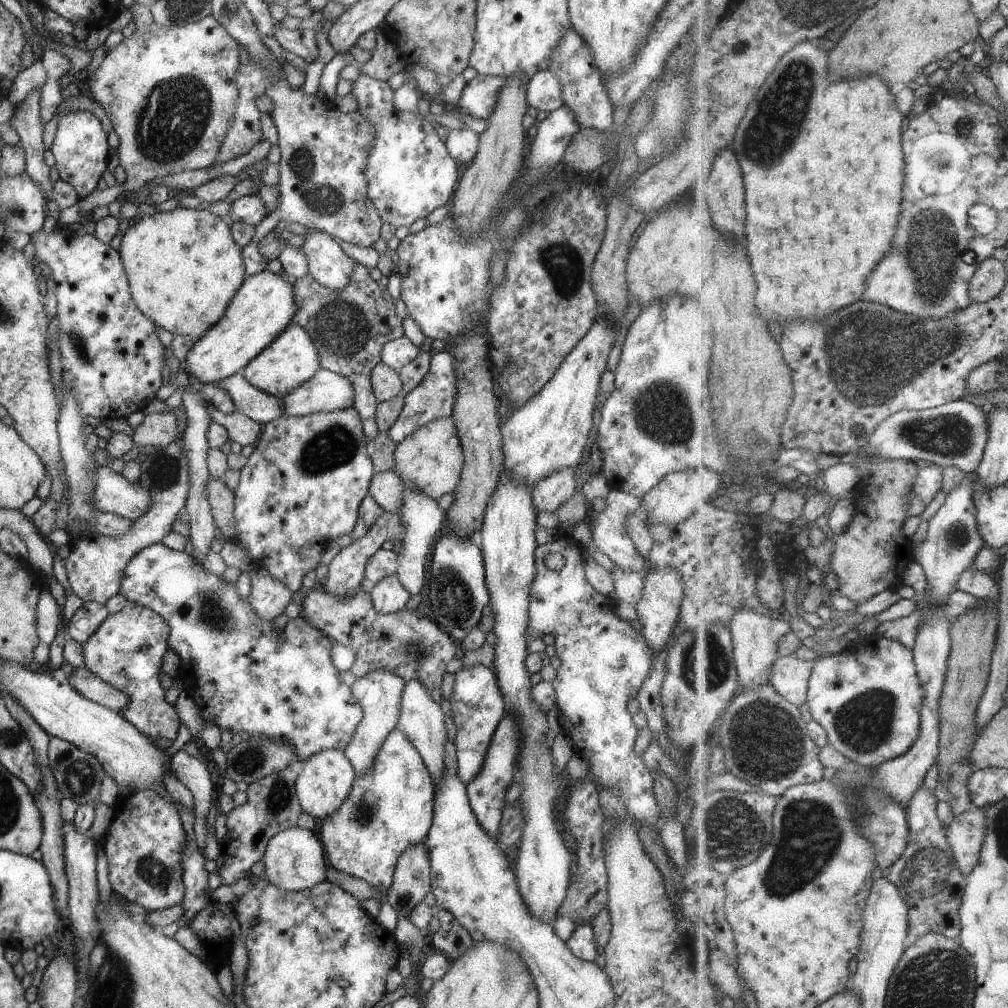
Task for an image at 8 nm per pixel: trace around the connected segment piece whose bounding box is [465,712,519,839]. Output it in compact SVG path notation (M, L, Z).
M505 712L491 736L479 774L471 782L465 784L468 804L475 819L493 839L497 836L497 824L499 824L504 808L505 793L517 775L517 766L515 766L517 764L517 752L519 752L519 748L517 748L517 724Z

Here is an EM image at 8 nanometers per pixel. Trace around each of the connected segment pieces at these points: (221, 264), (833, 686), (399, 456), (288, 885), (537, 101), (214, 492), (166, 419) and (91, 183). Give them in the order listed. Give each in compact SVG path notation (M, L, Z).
M174 208L152 215L140 214L121 238L119 260L135 307L156 327L171 334L199 339L223 316L229 300L245 278L241 249L233 242L230 226L221 216L204 210Z
M883 638L883 644L863 644L859 650L854 646L816 660L809 678L807 704L812 719L825 728L829 745L834 750L841 752L850 762L874 768L898 759L903 749L919 739L923 694L914 652L899 642Z
M437 418L419 426L403 438L394 449L394 462L393 471L402 482L402 486L413 486L435 501L442 494L453 492L459 482L464 457L452 418Z
M291 826L277 832L269 838L260 861L263 862L262 875L267 878L267 882L285 891L303 891L326 880L324 872L327 860L316 831Z
M547 69L535 72L527 81L525 100L528 107L551 113L563 105L559 80Z
M207 476L207 484L203 488L205 488L203 492L205 492L214 525L221 530L225 541L231 541L233 532L229 522L231 522L234 494L225 486L223 480L213 476Z
M152 407L143 422L133 430L131 442L134 447L148 446L150 449L167 446L178 434L175 424L176 414Z
M75 110L59 114L55 135L48 150L54 158L59 179L67 182L79 198L85 197L96 189L97 182L108 165L109 148L107 135L103 132L99 120L91 112Z

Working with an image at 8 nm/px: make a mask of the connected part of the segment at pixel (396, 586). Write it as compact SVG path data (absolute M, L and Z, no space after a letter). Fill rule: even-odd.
M395 575L383 576L369 592L371 605L379 614L402 611L410 596Z

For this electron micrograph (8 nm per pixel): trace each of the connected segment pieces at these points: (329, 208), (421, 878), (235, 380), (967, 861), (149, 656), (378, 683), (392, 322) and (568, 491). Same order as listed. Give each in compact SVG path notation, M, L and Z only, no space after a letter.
M286 76L275 78L267 90L267 95L273 103L271 120L277 130L277 146L280 159L277 166L279 172L278 190L280 204L258 224L253 225L253 236L249 243L257 244L265 234L269 233L278 222L297 223L306 229L322 231L325 234L345 243L358 247L371 248L376 240L381 238L381 224L371 200L367 200L363 164L371 140L371 124L363 120L357 111L341 113L326 99L317 98L315 94L302 94L300 88L289 88Z
M423 843L413 844L397 858L386 902L397 915L408 918L411 910L430 893L429 860Z
M243 370L223 380L217 380L208 389L221 388L231 398L235 411L263 426L283 413L279 397L266 394L254 388L243 377Z
M978 808L975 812L957 816L948 826L947 834L957 865L965 876L970 876L979 865L983 844L986 843L985 809Z
M127 604L119 612L107 616L81 645L83 662L92 675L115 690L127 694L129 704L120 714L138 732L149 739L165 738L174 741L179 720L173 705L164 700L164 690L158 683L161 656L167 648L167 624L151 610Z
M371 670L365 672L365 676L355 678L353 684L349 686L351 698L357 702L361 708L361 720L355 724L349 742L343 746L343 755L353 766L354 774L363 774L371 766L371 760L379 748L379 744L385 740L387 732L397 728L397 718L399 718L399 696L403 690L403 682L399 676L393 676L393 672L385 670Z
M353 264L347 284L340 290L319 285L309 274L291 280L296 312L290 323L299 326L317 350L320 369L333 372L349 380L353 390L352 408L357 412L363 435L371 441L378 434L375 412L376 399L371 387L370 372L380 363L383 346L403 336L402 320L395 314L395 306L387 290L381 290L361 264Z
M563 468L559 472L553 472L551 476L545 476L533 486L531 508L535 514L539 512L555 514L555 510L576 493L573 470L574 468Z

